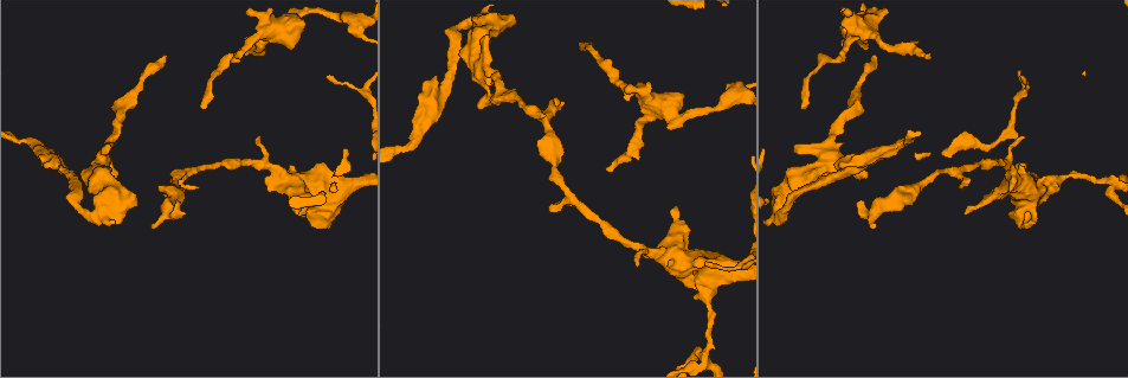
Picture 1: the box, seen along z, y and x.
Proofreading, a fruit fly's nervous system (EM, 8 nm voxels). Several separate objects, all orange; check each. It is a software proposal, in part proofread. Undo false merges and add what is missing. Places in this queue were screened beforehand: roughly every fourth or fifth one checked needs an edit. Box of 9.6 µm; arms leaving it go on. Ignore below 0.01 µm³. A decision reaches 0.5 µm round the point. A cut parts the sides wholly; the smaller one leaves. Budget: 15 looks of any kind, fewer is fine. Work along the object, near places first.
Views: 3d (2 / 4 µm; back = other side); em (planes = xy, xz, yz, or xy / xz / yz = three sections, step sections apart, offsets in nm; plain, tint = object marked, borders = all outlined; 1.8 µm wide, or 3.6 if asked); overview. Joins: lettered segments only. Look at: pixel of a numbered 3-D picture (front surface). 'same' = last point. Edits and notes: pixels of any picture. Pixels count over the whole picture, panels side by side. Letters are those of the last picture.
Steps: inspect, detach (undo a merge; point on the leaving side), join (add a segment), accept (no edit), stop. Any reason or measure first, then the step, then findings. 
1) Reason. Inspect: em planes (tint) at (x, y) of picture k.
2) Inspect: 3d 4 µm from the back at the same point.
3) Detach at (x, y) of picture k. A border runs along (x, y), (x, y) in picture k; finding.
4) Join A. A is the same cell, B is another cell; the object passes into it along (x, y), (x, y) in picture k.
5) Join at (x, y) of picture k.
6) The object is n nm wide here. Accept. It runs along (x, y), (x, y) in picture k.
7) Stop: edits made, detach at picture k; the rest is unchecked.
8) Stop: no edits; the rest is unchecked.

Branch stops here. Inspect: 3d 4 µm at (607, 169) of picture 1.

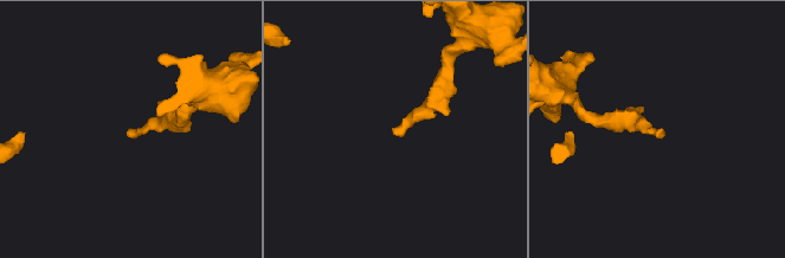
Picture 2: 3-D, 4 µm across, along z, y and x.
Inspect: em xy step 4 (tint) at (394, 134) of picture 2.

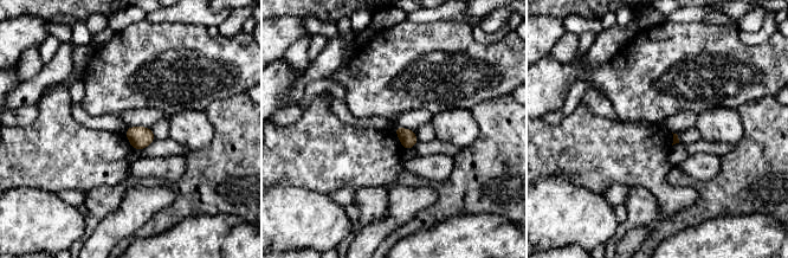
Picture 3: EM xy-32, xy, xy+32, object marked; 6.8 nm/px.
Inspect: em planes (borders) at the same point.

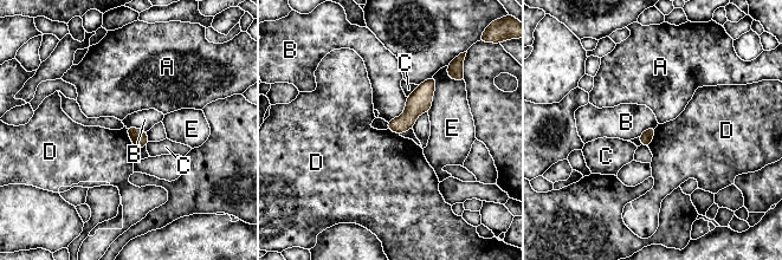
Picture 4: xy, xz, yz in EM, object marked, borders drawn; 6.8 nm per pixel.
Accept. A, B, C, D and E are other cells; a border runs along (124, 127), (135, 148) in picture 4; none of them fits.

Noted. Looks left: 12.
Long arm stops here. Inspect: 3d 2 µm at (874, 56) of picture 1.

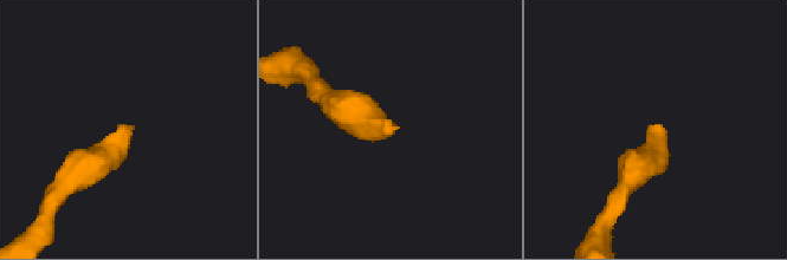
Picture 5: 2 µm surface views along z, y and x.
Inspect: em yz step 8 (borders) at (388, 134) of picture 5.

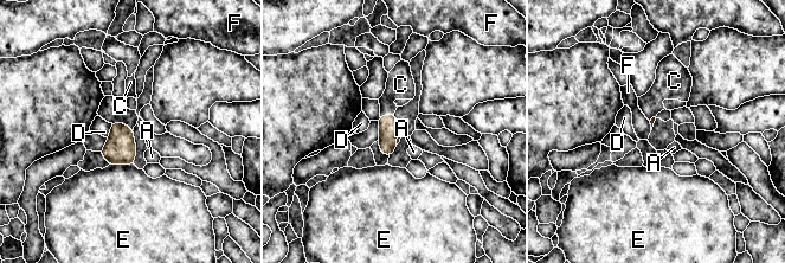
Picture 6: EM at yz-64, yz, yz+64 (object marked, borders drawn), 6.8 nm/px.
Join C. C is the same cell, A, D, E and F are other cells; the object passes into it along (388, 124), (387, 114), (400, 84) in picture 6; it goes on there.

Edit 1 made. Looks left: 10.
Free end. Inspect: em yz step 8 (borders) at (559, 102) of picture 1.

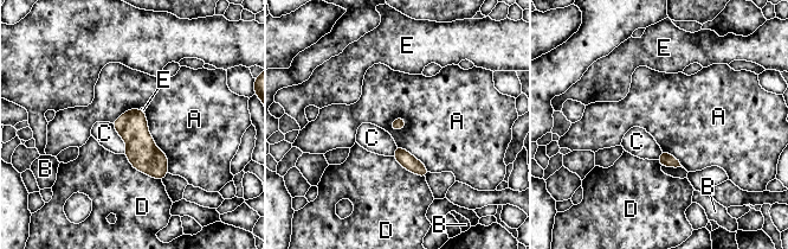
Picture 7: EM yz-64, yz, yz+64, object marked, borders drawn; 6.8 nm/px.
Accept. A, B, C, D and E are other cells; a border runs along (143, 112), (169, 172) in picture 7; no lettered segment goes on from it.

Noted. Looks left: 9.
Calibre changes. Inspect: em planes (borders) at (267, 164) of picture 1.

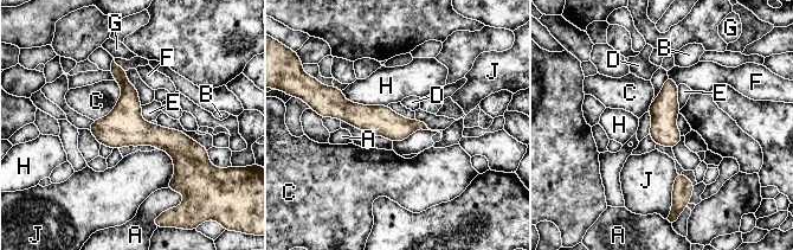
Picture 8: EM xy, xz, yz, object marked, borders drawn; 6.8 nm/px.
The longest contact is with H, 340 nm. Accept. A, B, C, D, E, F, G, H and J are other cells; one neuron here.

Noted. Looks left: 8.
Inspect: em yz step 4 (borders) at (1066, 177) of picture 1.

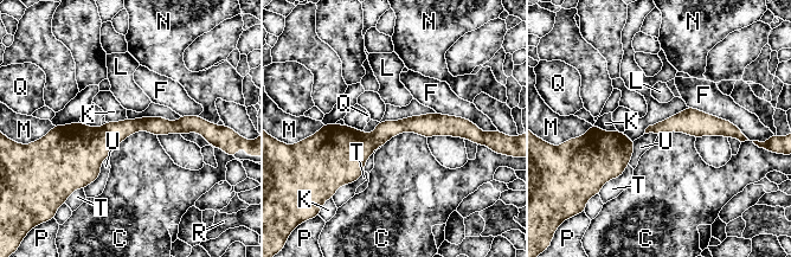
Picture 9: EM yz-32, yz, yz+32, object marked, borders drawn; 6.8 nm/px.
The longest contact is with F, 400 nm. Accept. C, F, K, L, M, N, P, Q, R, T and U are other cells; it runs along (465, 124), (323, 136) in picture 9; one neuron here.

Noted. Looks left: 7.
Sharp bend. Inspect: em planes (borders) at (458, 58) of picture 1.

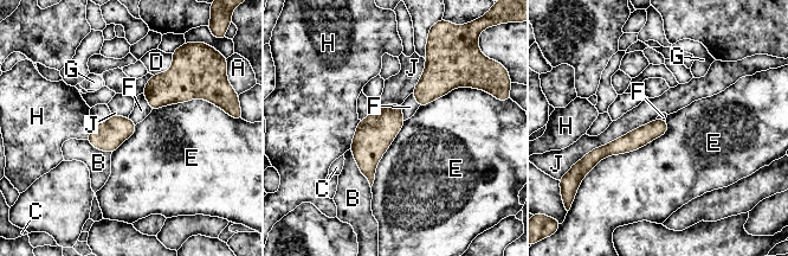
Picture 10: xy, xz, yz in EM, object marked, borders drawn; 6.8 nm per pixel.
Accept. A, B, C, D, E, F, G, H and J are other cells; a border runs along (667, 121), (659, 136), (589, 172) in picture 10; all the same neuron.

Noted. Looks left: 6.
Stop: edits made, join at picture 6; the rest is unchecked.

